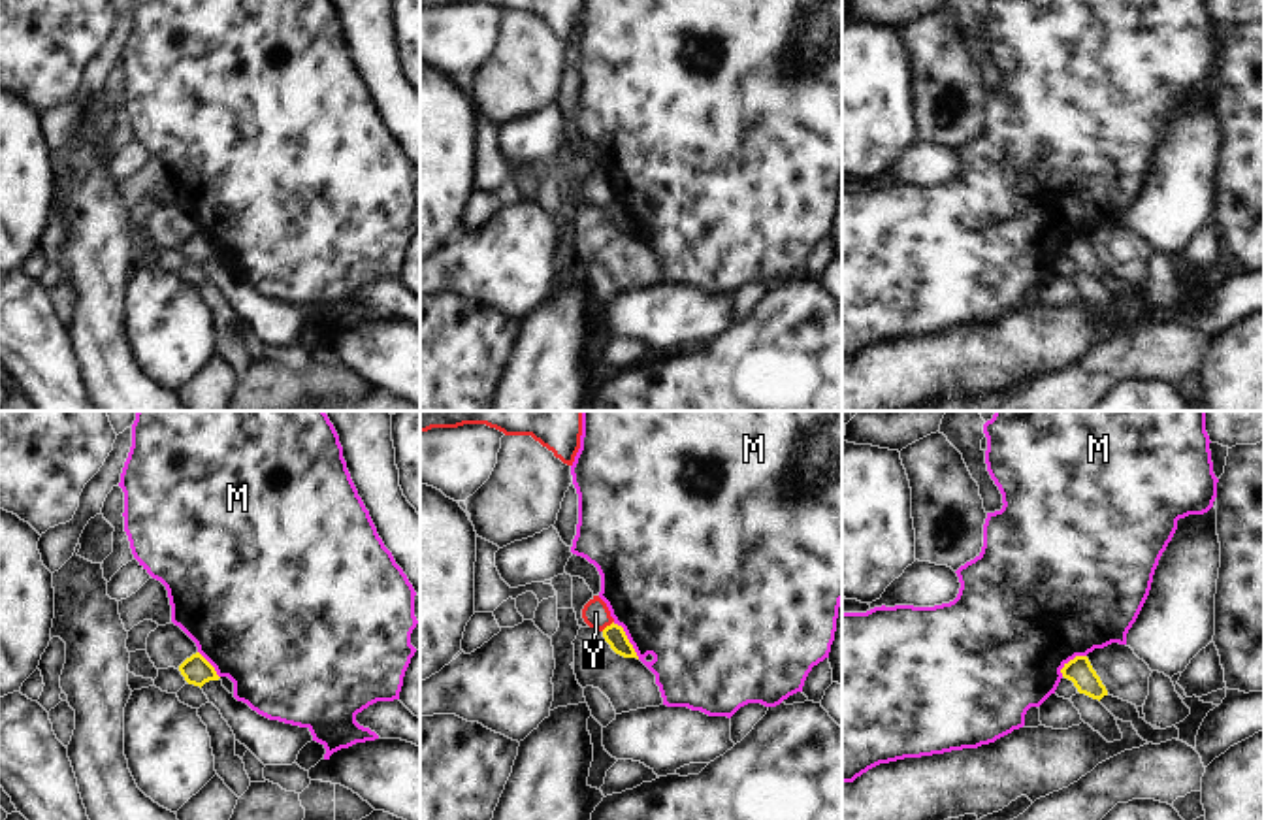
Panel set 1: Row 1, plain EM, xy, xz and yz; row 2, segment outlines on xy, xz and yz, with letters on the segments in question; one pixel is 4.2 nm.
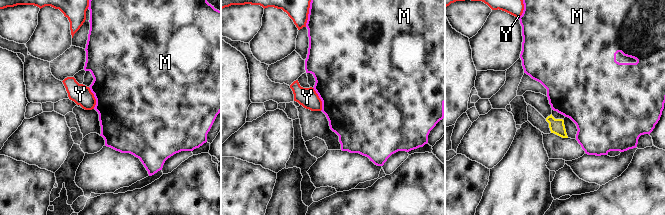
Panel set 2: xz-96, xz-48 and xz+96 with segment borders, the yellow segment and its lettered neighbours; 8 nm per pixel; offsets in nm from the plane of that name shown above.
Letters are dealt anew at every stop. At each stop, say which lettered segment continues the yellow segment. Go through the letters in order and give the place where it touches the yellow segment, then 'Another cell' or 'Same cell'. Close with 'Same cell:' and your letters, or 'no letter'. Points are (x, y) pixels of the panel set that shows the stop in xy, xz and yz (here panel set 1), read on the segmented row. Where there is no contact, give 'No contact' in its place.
M: Touches yellow at xz (628, 639). Another cell
Y: Touches yellow at xz (607, 626). Another cell
Same cell: no letter

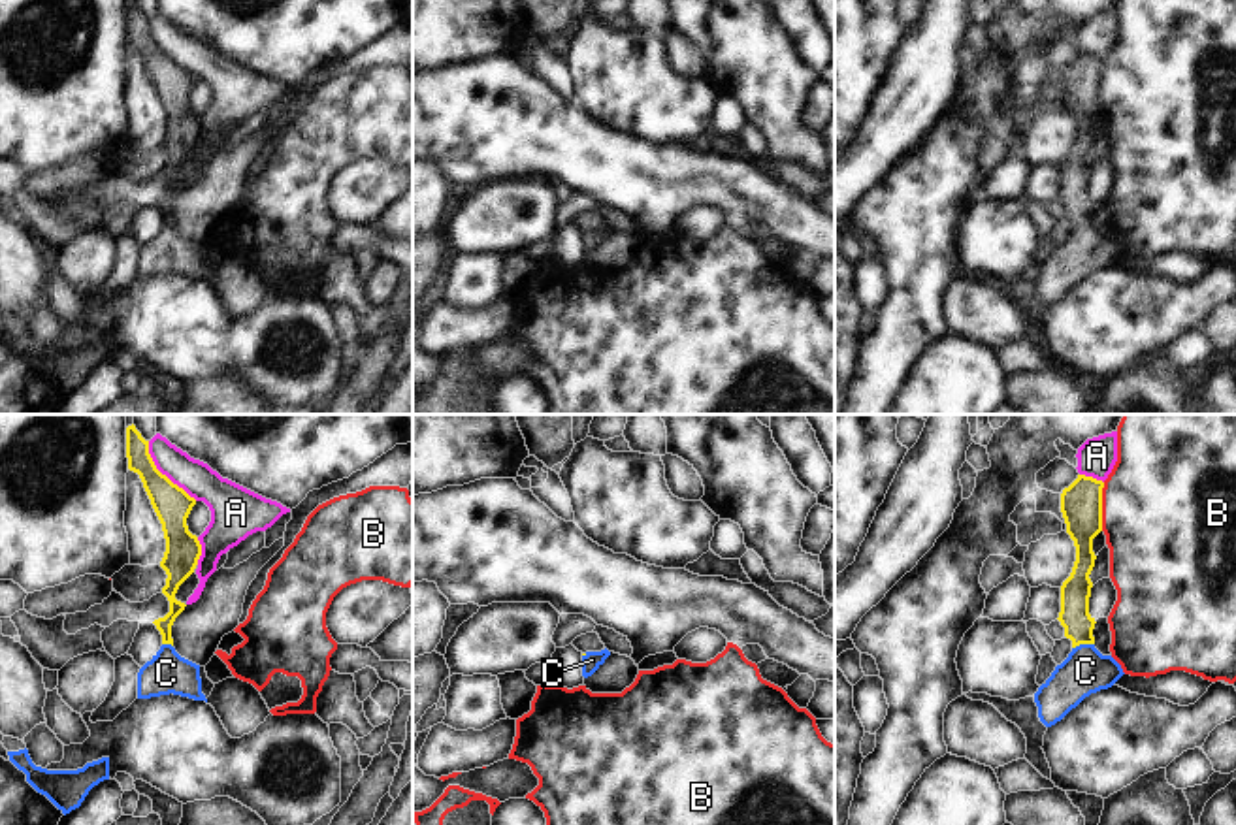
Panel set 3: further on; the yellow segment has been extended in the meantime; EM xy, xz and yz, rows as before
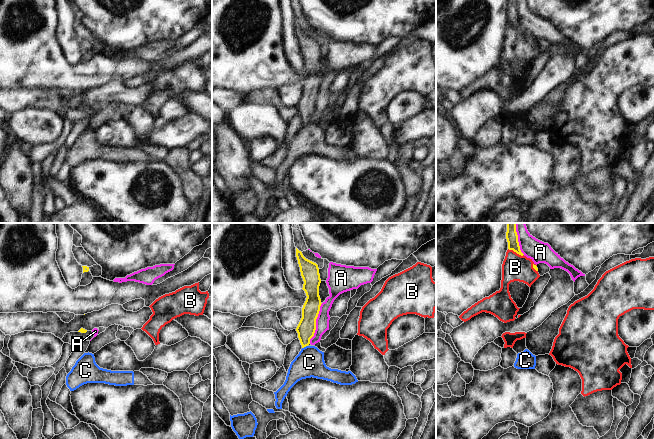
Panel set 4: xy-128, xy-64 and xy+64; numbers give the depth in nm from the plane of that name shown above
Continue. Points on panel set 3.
A: Touches yellow at xy (164, 475). Another cell
B: Touches yellow at yz (1101, 507). Another cell
C: Touches yellow at yz (1082, 643). Same cell
Same cell: C

